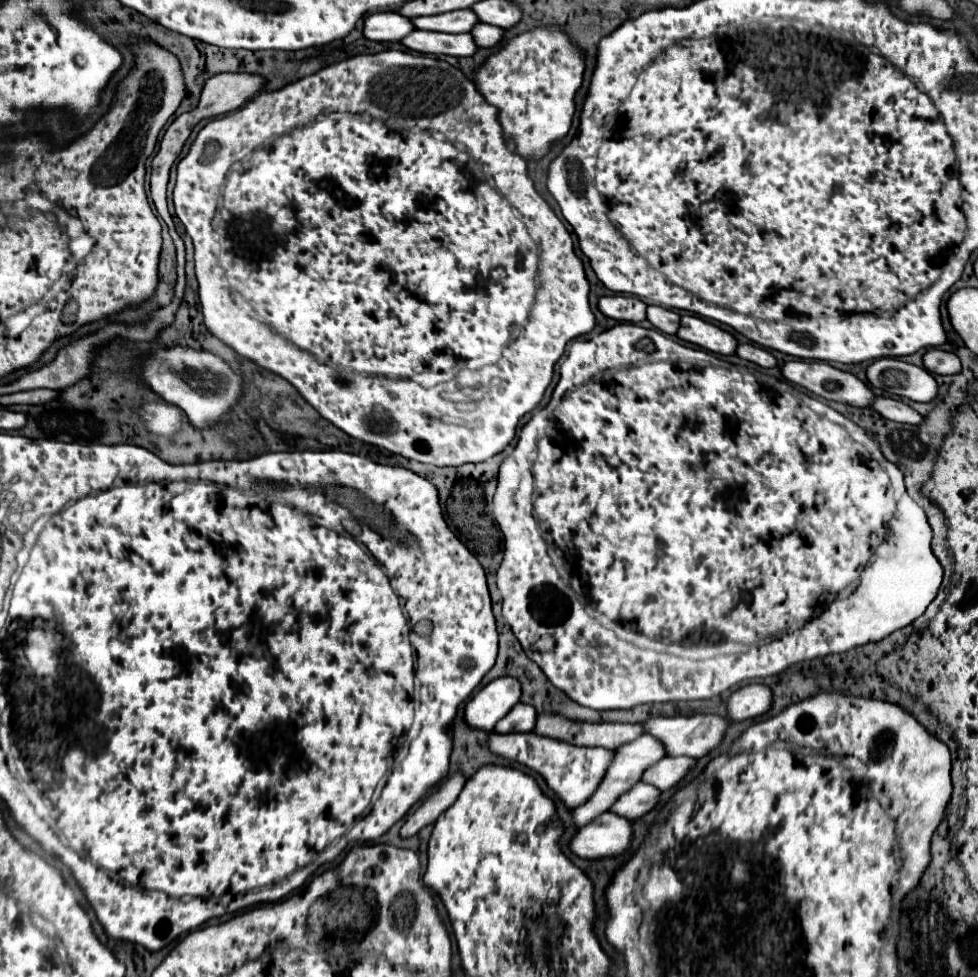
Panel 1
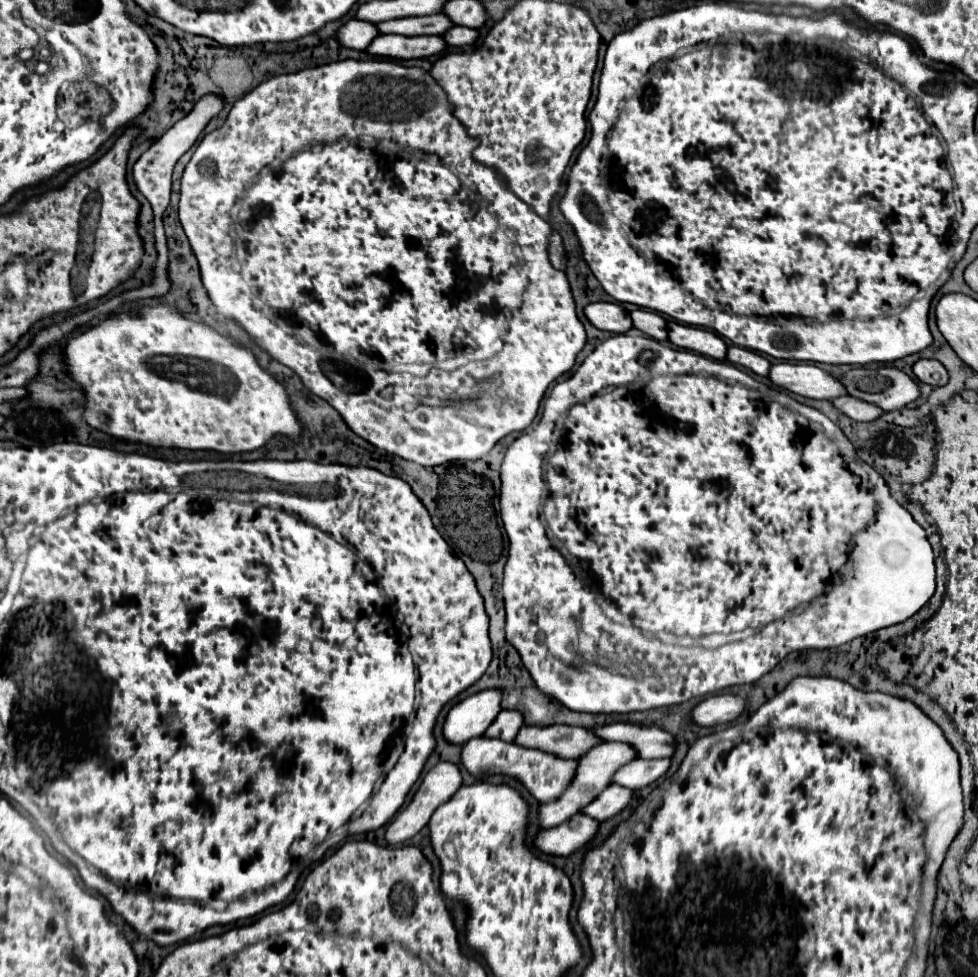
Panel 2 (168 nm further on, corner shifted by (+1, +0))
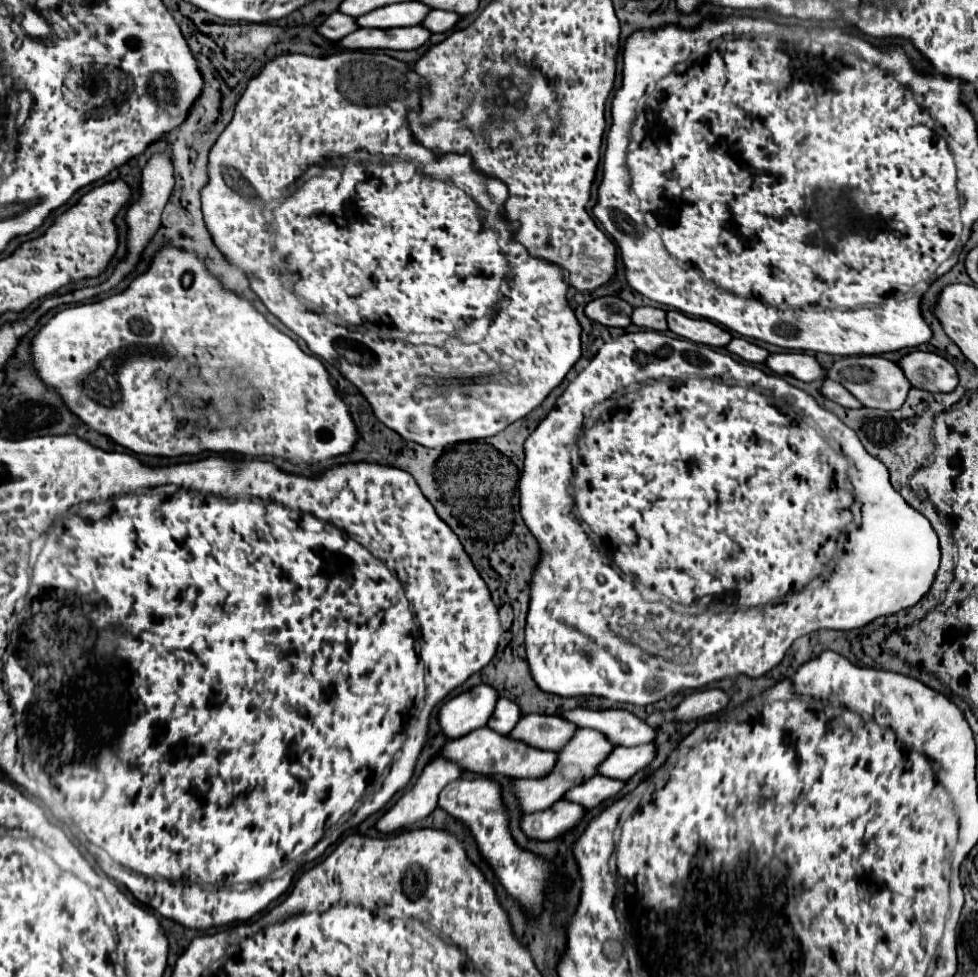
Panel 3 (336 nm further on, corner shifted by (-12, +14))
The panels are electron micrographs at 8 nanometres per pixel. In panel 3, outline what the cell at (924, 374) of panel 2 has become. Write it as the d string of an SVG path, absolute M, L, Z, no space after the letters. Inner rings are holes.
M915 350L901 358L899 364L905 368L909 382L921 390L951 392L959 382L955 366L935 352Z

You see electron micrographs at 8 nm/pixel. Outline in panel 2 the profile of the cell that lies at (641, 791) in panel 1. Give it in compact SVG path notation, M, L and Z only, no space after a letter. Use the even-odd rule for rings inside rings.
M610 784L588 806L584 806L580 812L602 822L602 820L616 816L630 802L630 798L632 798L632 790L618 786L618 784Z

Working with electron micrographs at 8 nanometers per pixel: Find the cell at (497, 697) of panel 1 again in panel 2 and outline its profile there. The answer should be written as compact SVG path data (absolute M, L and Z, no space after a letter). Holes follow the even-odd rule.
M478 692L450 708L442 734L450 744L464 744L476 736L482 736L500 710L500 692Z

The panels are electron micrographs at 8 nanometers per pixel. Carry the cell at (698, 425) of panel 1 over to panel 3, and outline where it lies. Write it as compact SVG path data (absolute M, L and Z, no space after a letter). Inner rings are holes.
M653 330L629 332L629 334L623 334L607 344L603 344L601 350L597 352L597 356L589 362L589 366L567 386L565 394L557 400L555 408L539 422L539 426L525 440L525 464L523 464L523 476L519 482L519 494L521 494L521 516L523 516L529 532L537 538L539 554L541 554L541 560L535 566L531 584L529 584L529 614L527 614L527 624L525 624L527 662L529 662L529 668L531 668L531 674L533 674L533 680L537 682L537 686L541 690L545 690L549 694L557 694L557 696L603 696L613 702L629 702L629 704L645 706L645 704L653 704L676 692L697 690L709 682L717 682L723 678L733 678L739 674L753 676L753 678L763 676L765 672L775 668L783 660L783 656L791 648L791 644L805 634L817 632L821 628L829 628L829 630L861 628L879 616L889 616L899 610L915 606L931 590L937 570L939 570L939 560L941 560L939 538L937 538L937 532L933 530L931 522L903 500L903 496L891 486L889 472L881 464L881 460L877 462L877 458L873 458L863 448L857 434L851 428L847 428L837 418L837 414L819 406L817 400L813 396L809 396L807 392L793 390L789 384L785 384L783 378L779 378L775 374L769 376L763 370L759 370L757 366L737 362L727 352L719 352L709 346L695 344L695 342L683 340L683 338L671 338L661 332L653 332ZM681 374L701 376L701 378L689 378L689 376L681 376ZM645 378L649 378L649 380L645 380ZM653 378L681 378L681 386L689 386L689 390L677 390L677 386L665 386L665 390L661 390L661 394L657 394L657 390L653 390ZM729 378L737 380L739 384L725 382ZM633 380L637 380L641 384L635 390L629 390L625 394L621 392L621 396L617 398L617 408L611 412L609 420L597 420L593 428L583 432L577 444L578 453L583 458L575 469L573 477L569 446L573 442L577 442L577 434L581 434L583 420L591 408L589 402L605 400L609 394L615 394L619 388L633 384ZM769 396L789 400L791 408L799 408L805 414L809 414L821 426L823 434L819 434L813 426L801 422L799 418L793 418L787 412L783 412L781 408L773 406L773 400ZM827 440L841 450L835 450ZM587 448L589 448L589 464L587 464ZM851 462L853 462L853 468L851 468ZM849 468L851 468L851 472L849 472ZM831 470L833 470L833 488L831 488ZM571 478L576 482L574 496L569 494ZM849 482L853 482L853 490L847 488ZM855 494L857 494L857 498L861 498L861 502L865 502L865 510L861 510L863 520L861 520L861 526L849 534L849 542L839 542L845 526L849 522L853 522L851 506L857 500ZM573 506L577 506L577 518L583 524L587 524L589 534L595 534L597 538L603 540L601 544L607 544L605 549L599 550L593 544L593 540L589 538L589 534L585 534L583 526L571 514ZM841 548L845 548L845 554L839 560L833 560L837 550L841 550ZM631 582L635 582L635 586ZM671 590L673 590L673 596L677 596L675 594L677 590L683 590L683 596L695 598L699 602L709 602L711 608L696 617L679 616L678 614L667 616L665 614L665 618L663 618L663 614L656 614L659 611L656 608L663 608L656 601L669 600L663 594L671 594ZM639 592L644 602L639 598ZM645 602L653 602L653 605L647 606L646 609ZM644 606L645 608L642 608ZM713 610L715 610L715 616L709 616ZM663 620L667 620L667 624L661 624Z

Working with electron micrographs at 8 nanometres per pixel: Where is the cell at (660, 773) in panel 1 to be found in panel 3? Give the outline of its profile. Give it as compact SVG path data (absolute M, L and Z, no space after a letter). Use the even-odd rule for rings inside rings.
M645 744L645 746L617 746L613 754L599 766L599 774L607 778L619 778L619 780L629 780L635 776L639 770L647 768L657 756L655 744Z

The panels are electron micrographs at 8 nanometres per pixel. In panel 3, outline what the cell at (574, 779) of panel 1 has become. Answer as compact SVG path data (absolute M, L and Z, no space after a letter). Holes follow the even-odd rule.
M477 728L467 736L461 736L457 740L451 740L441 754L453 762L457 762L463 770L485 774L485 776L511 776L511 778L545 778L553 772L553 766L557 764L559 754L553 750L539 750L533 748L521 740L513 740L509 736L503 736L491 728Z

